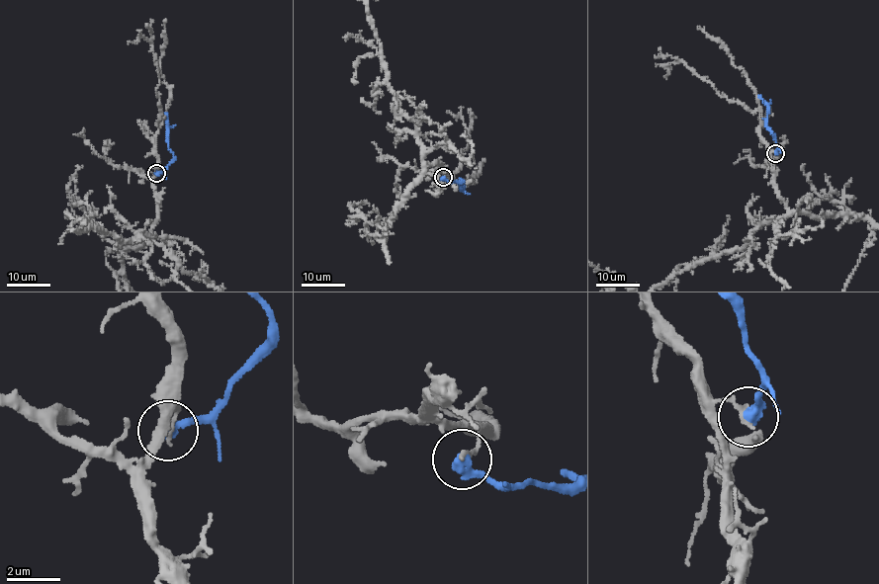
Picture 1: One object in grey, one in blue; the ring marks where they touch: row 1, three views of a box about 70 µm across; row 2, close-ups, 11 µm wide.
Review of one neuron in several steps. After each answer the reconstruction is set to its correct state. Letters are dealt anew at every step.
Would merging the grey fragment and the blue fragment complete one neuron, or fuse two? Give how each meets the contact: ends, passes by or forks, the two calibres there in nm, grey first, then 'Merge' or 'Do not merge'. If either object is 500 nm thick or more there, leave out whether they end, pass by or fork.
At the ring grey ends. At the ring blue ends. Thickness 190 nm (grey) against 480 nm. Do not merge

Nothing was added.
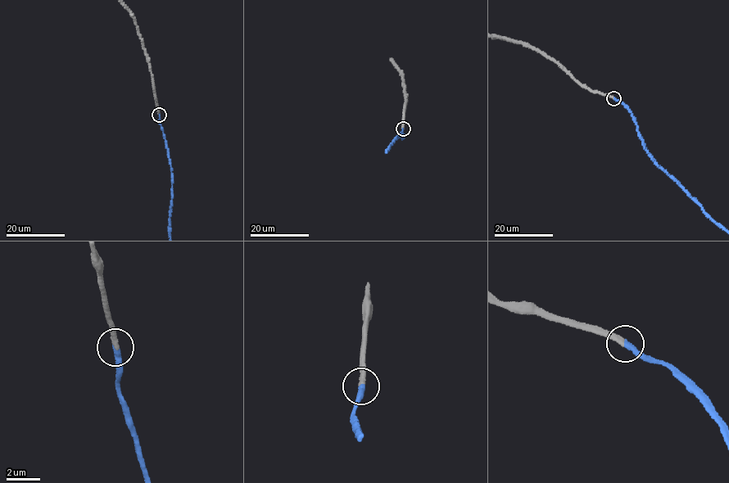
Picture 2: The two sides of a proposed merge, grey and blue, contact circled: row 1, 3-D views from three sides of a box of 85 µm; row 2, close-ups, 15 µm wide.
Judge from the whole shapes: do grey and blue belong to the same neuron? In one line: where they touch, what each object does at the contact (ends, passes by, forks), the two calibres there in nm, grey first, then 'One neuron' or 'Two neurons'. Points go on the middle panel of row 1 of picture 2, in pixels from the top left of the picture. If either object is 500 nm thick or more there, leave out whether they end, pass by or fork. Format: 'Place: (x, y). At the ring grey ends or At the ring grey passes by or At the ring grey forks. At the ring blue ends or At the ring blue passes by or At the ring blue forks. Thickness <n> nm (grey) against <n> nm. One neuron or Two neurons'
Place: (403, 128). At the ring grey ends. At the ring blue ends. Thickness 360 nm (grey) against 360 nm. One neuron

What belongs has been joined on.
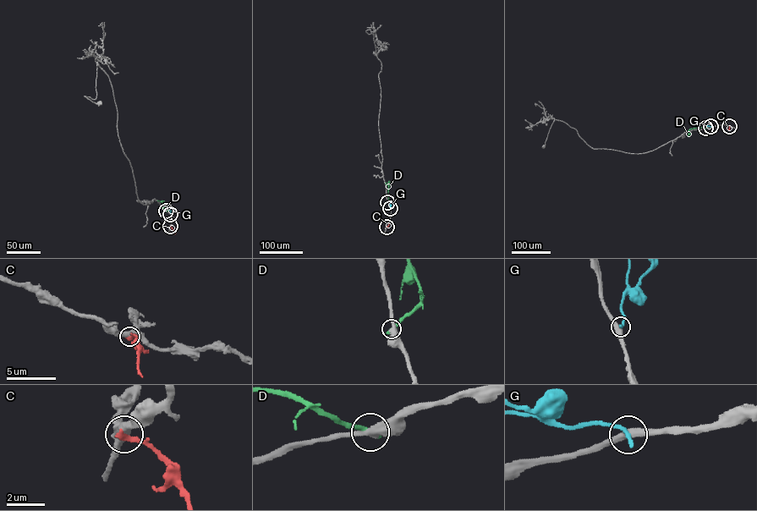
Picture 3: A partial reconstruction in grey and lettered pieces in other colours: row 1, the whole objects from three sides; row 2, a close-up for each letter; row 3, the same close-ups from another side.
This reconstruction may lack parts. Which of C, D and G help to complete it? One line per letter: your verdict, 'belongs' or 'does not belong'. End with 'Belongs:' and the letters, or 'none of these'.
C: does not belong
D: does not belong
G: does not belong
Belongs: none of these

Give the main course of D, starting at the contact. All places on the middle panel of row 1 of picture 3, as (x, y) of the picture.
D: (387, 202), (390, 183)

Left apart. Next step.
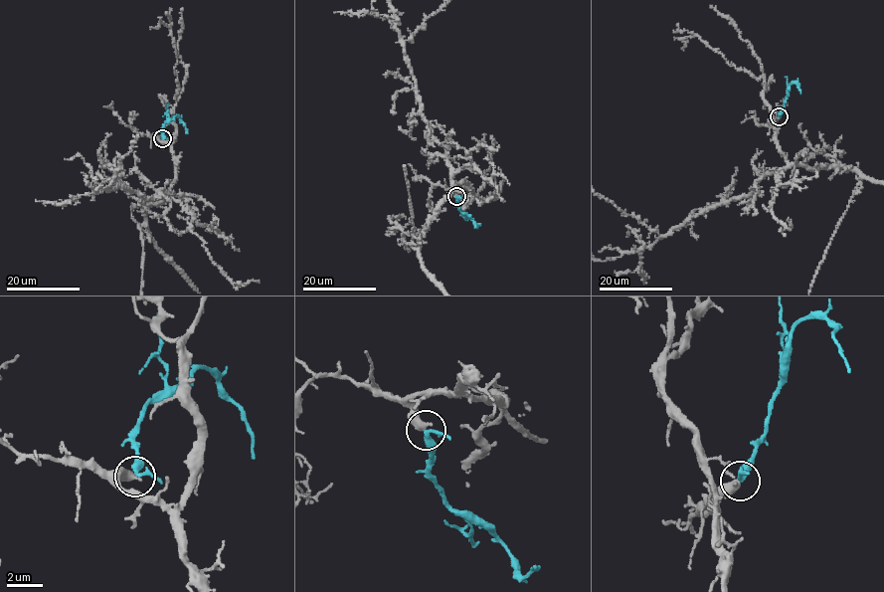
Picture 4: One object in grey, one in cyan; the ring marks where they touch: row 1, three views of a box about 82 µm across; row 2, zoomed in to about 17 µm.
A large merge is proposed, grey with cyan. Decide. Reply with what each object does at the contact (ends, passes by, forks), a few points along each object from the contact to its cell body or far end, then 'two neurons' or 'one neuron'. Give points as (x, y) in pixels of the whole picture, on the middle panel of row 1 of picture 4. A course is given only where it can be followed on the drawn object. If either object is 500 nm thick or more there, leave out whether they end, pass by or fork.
grey ends | cyan passes by | cyan via (456, 196), (459, 209), (473, 224), (479, 224) | one neuron

